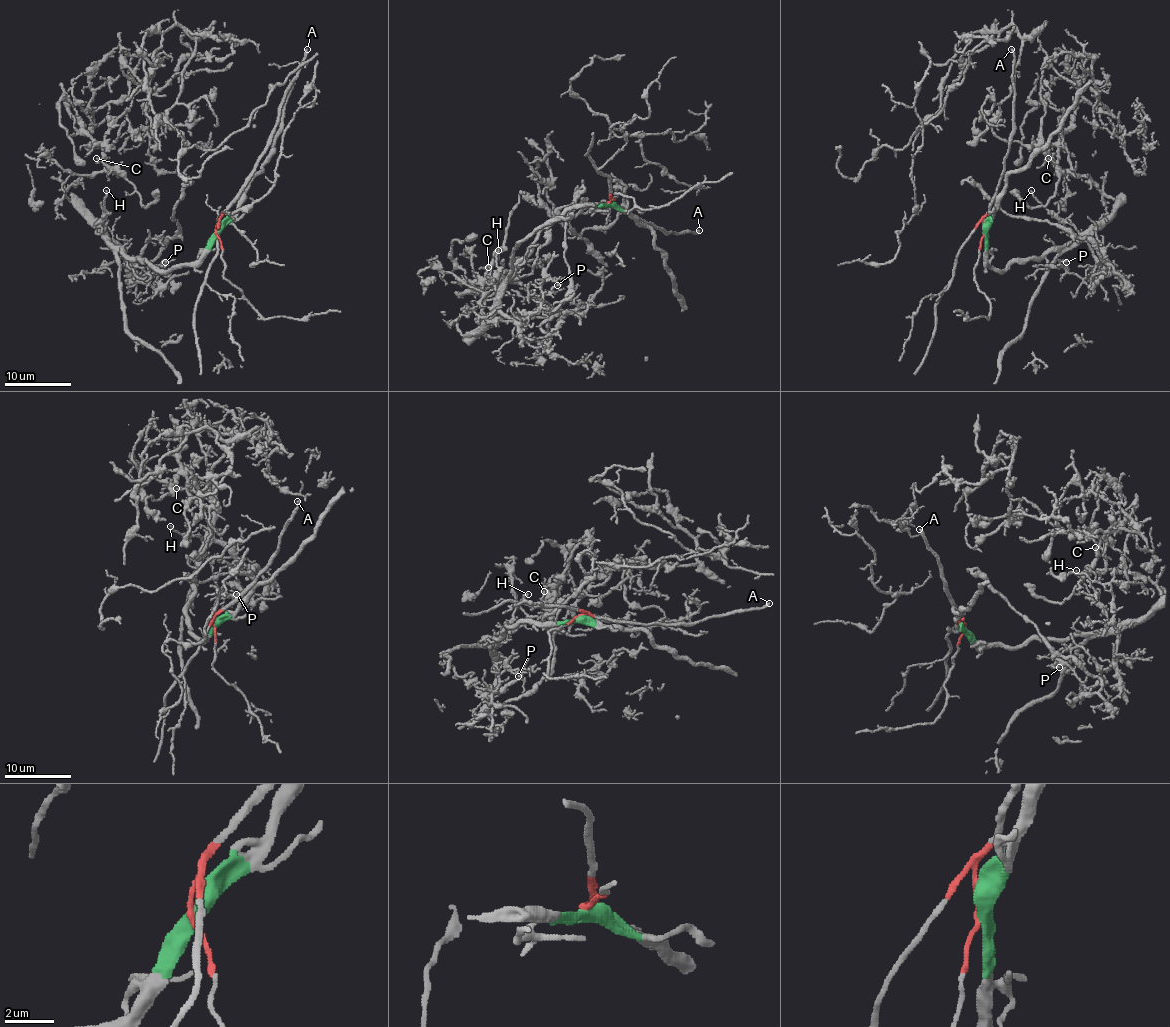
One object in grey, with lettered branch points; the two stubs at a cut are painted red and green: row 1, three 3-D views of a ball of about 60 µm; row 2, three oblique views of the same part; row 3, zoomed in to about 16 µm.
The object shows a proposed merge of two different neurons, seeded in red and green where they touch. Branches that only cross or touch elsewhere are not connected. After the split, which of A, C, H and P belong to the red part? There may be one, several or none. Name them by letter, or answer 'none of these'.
A

